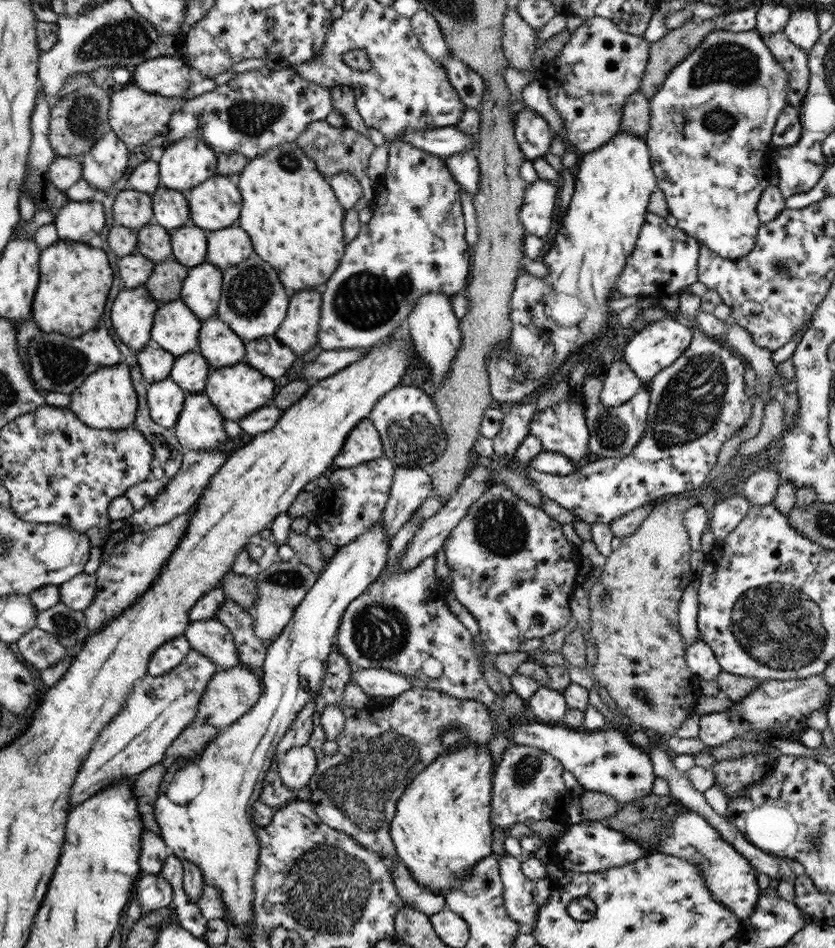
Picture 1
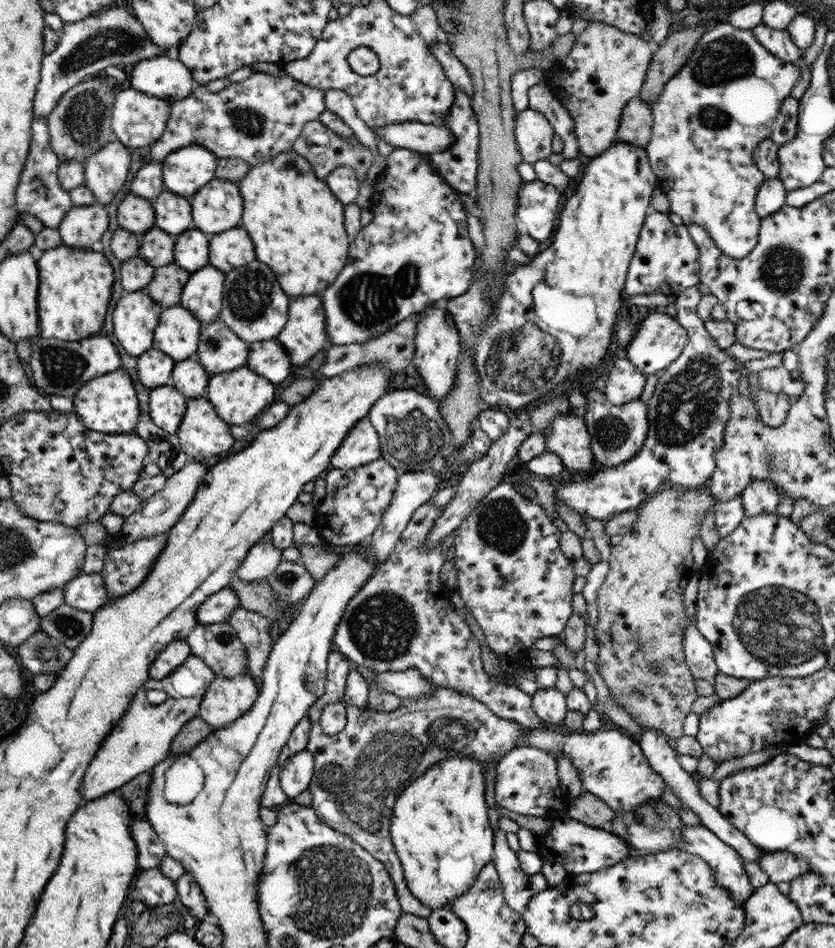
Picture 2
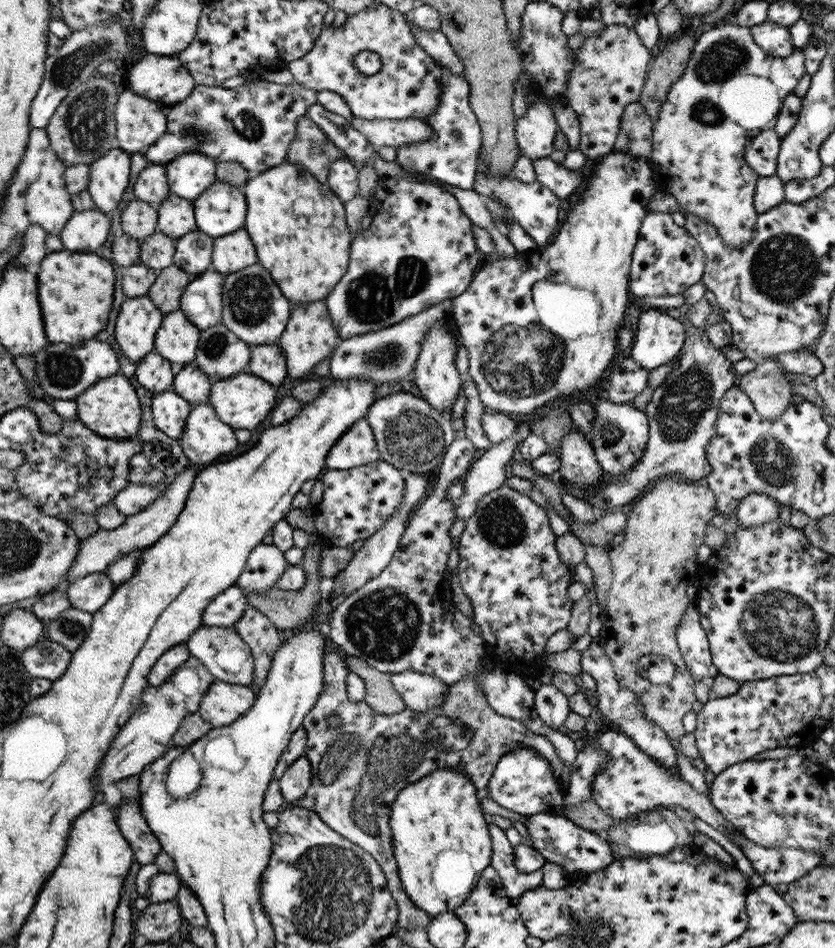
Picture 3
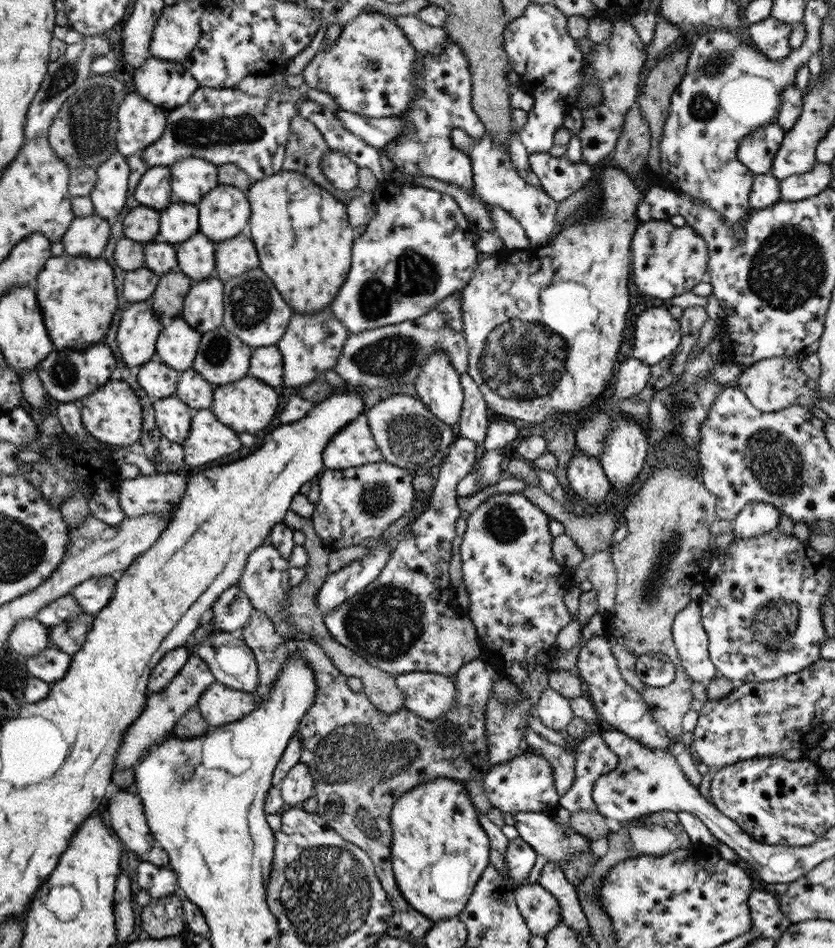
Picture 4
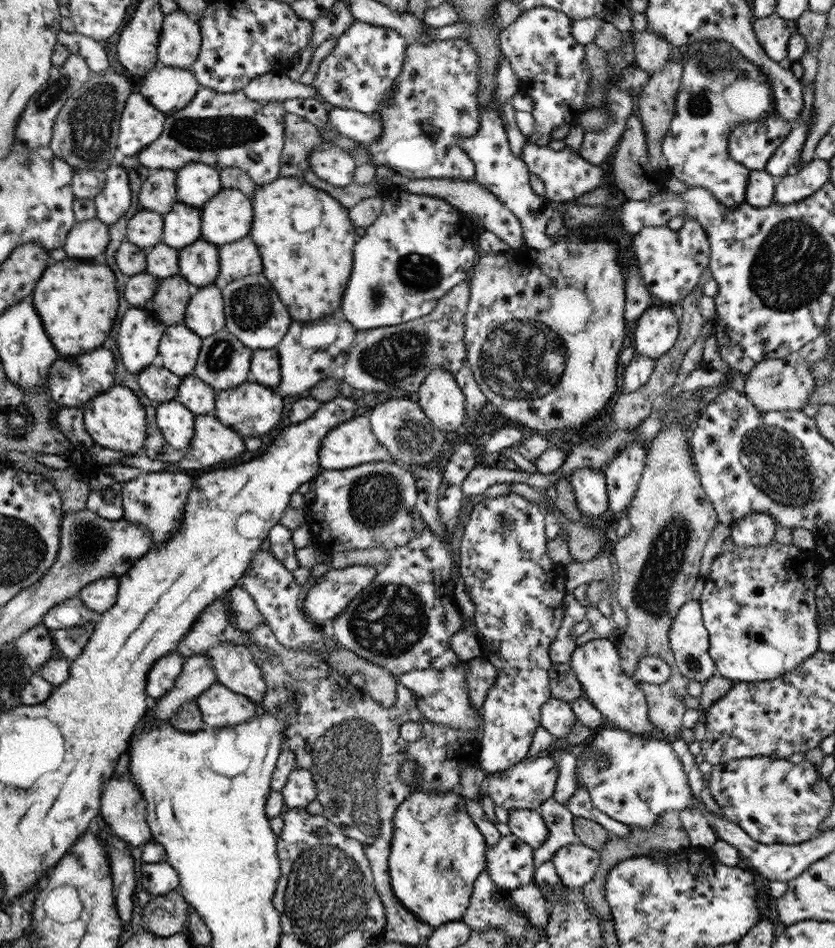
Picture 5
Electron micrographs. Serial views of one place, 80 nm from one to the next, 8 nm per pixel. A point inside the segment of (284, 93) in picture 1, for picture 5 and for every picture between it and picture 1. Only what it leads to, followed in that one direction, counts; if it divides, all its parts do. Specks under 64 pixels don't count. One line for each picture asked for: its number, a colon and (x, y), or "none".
2: (255, 120)
3: (255, 124)
4: (223, 125)
5: (221, 129)

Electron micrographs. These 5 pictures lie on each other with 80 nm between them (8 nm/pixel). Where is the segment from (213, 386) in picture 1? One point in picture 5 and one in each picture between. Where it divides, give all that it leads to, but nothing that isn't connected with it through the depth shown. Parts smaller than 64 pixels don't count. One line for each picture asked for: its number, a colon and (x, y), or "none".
2: (239, 396)
3: (243, 402)
4: (248, 406)
5: (253, 410)

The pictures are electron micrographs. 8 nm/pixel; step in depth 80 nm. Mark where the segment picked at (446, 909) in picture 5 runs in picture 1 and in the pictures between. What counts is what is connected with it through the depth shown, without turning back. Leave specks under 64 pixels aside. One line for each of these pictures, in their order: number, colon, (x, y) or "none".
1: (441, 830)
2: (440, 829)
3: (441, 843)
4: (440, 850)

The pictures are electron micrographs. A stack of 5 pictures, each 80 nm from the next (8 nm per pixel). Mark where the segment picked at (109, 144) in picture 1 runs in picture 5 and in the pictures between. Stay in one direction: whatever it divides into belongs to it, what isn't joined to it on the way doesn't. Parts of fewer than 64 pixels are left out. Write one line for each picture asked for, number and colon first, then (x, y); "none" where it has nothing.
2: (106, 171)
3: (109, 176)
4: (109, 195)
5: (114, 200)

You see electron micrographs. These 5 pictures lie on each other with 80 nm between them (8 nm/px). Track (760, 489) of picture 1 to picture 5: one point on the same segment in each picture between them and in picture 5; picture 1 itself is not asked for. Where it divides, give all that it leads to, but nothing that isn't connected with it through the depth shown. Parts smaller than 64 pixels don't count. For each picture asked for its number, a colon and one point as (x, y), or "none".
2: (760, 497)
3: (755, 510)
4: (757, 518)
5: (757, 529)

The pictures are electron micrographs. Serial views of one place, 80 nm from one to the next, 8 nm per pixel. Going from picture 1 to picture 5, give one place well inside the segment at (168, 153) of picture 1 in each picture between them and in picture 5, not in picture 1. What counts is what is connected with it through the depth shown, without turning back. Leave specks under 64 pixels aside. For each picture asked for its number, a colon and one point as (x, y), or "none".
2: (185, 171)
3: (191, 174)
4: (192, 178)
5: (197, 183)

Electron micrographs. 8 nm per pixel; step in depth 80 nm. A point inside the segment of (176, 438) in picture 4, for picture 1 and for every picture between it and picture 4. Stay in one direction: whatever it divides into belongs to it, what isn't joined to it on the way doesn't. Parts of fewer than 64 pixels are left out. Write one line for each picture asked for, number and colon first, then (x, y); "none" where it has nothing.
1: (165, 399)
2: (168, 406)
3: (170, 412)

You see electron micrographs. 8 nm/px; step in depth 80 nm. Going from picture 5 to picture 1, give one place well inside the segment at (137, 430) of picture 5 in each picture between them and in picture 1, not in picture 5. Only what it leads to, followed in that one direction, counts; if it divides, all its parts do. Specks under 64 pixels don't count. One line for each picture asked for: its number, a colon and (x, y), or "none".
1: (106, 400)
2: (108, 404)
3: (111, 408)
4: (113, 414)

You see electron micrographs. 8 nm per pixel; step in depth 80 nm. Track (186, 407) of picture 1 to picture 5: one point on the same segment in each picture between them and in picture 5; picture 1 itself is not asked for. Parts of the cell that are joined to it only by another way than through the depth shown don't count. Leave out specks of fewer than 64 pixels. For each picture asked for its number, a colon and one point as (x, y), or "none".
2: (203, 434)
3: (205, 437)
4: (209, 440)
5: (213, 442)

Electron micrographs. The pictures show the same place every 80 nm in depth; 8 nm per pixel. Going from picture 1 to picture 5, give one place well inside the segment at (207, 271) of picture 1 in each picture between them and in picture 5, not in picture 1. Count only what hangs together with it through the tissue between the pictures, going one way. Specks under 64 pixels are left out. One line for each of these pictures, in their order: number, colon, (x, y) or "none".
2: (202, 294)
3: (202, 299)
4: (203, 308)
5: (206, 313)

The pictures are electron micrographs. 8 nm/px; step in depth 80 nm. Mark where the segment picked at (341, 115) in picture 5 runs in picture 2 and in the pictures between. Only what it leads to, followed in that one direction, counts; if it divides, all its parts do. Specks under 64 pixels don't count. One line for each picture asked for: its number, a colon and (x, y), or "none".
2: (423, 138)
3: (394, 133)
4: (375, 132)

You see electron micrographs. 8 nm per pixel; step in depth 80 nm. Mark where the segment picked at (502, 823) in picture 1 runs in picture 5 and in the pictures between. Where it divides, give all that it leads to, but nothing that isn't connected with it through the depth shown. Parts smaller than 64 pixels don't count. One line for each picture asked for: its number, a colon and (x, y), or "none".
2: (527, 783)
3: (523, 781)
4: (526, 783)
5: (528, 784)

